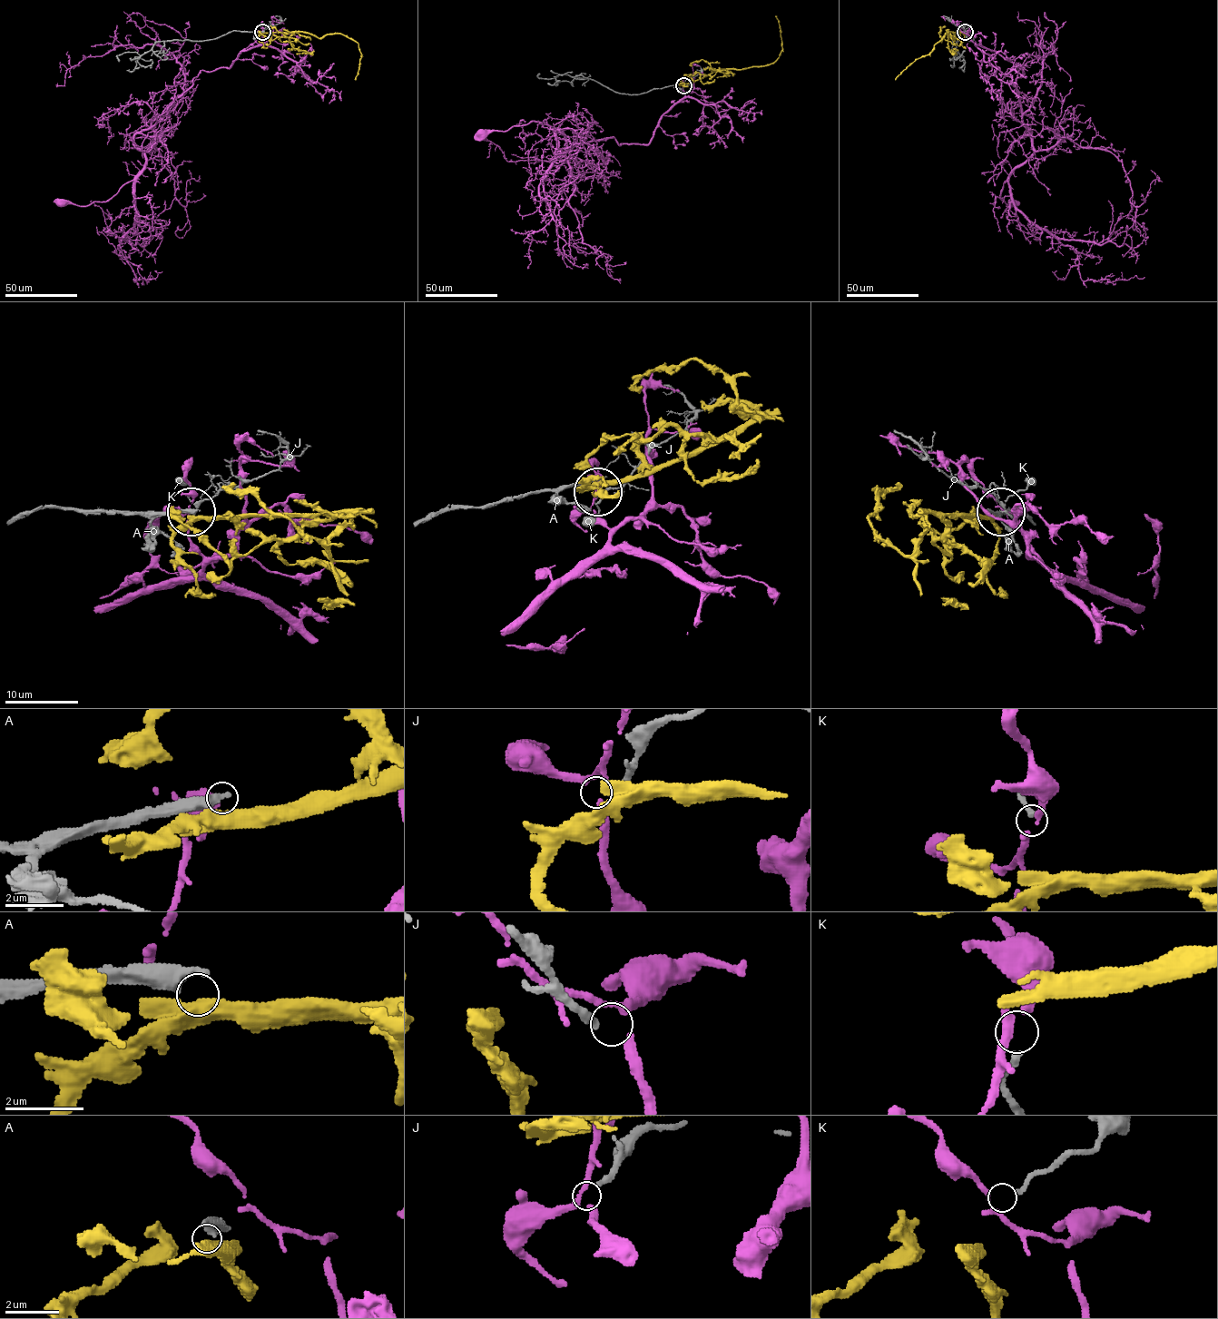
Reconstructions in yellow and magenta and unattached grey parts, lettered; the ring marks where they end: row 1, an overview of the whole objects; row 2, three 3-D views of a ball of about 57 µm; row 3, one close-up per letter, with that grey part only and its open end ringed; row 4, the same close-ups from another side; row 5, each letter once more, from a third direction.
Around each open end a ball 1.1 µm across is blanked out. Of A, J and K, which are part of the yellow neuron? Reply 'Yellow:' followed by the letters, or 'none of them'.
Yellow: none of them

